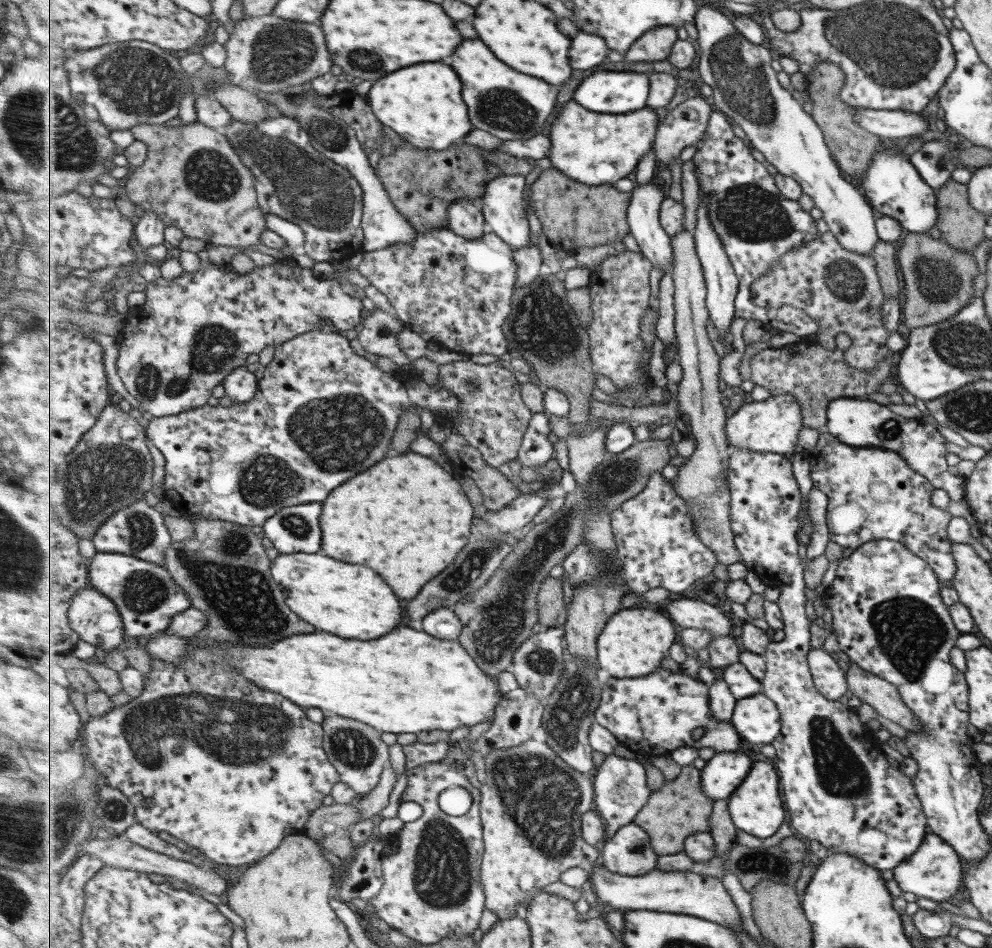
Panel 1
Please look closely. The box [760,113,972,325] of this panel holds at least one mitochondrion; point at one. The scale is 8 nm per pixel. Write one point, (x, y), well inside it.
(940, 280)

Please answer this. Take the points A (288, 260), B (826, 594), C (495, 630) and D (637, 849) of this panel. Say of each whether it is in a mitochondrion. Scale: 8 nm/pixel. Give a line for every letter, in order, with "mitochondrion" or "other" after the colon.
A: other
B: other
C: mitochondrion
D: mitochondrion

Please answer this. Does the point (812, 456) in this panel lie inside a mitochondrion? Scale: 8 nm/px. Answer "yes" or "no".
no

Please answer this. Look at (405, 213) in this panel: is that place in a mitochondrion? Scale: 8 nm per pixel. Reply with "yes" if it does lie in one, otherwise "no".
no

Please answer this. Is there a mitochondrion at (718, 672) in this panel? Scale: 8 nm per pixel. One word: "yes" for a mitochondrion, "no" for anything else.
no

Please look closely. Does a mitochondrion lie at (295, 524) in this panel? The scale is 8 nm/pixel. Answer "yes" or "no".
yes

